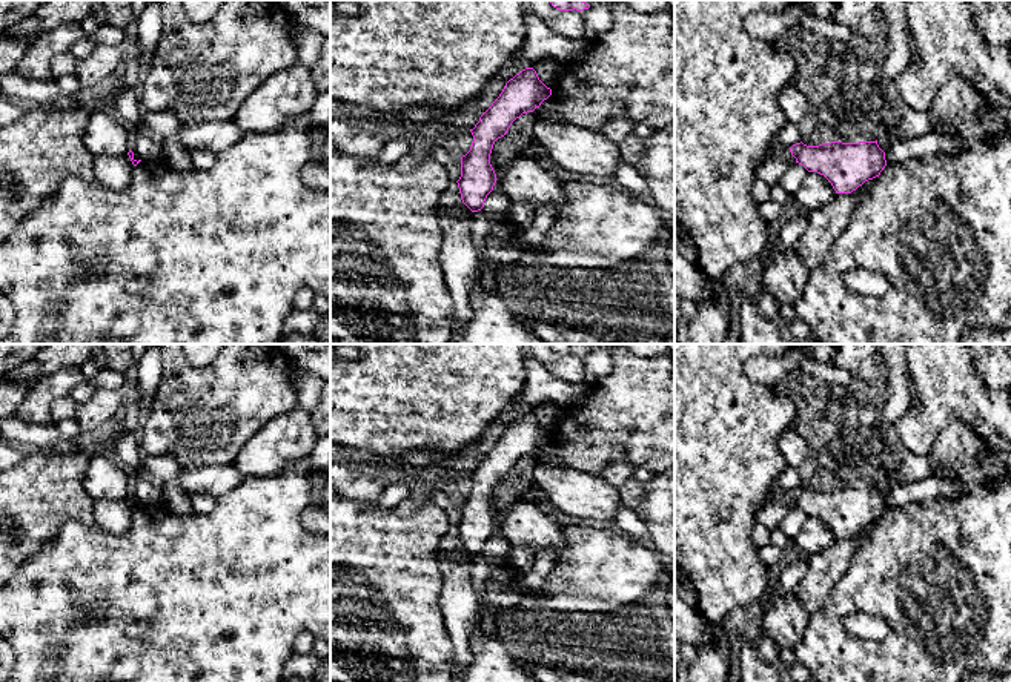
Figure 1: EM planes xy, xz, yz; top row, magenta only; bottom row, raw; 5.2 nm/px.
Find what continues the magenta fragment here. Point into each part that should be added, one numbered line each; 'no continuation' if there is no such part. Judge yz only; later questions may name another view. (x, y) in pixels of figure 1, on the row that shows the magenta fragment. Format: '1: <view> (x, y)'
no continuation

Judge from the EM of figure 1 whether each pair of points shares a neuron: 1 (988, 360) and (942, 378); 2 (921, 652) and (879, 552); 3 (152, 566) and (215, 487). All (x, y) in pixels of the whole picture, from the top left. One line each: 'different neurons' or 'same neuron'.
1: different neurons
2: same neuron
3: different neurons

